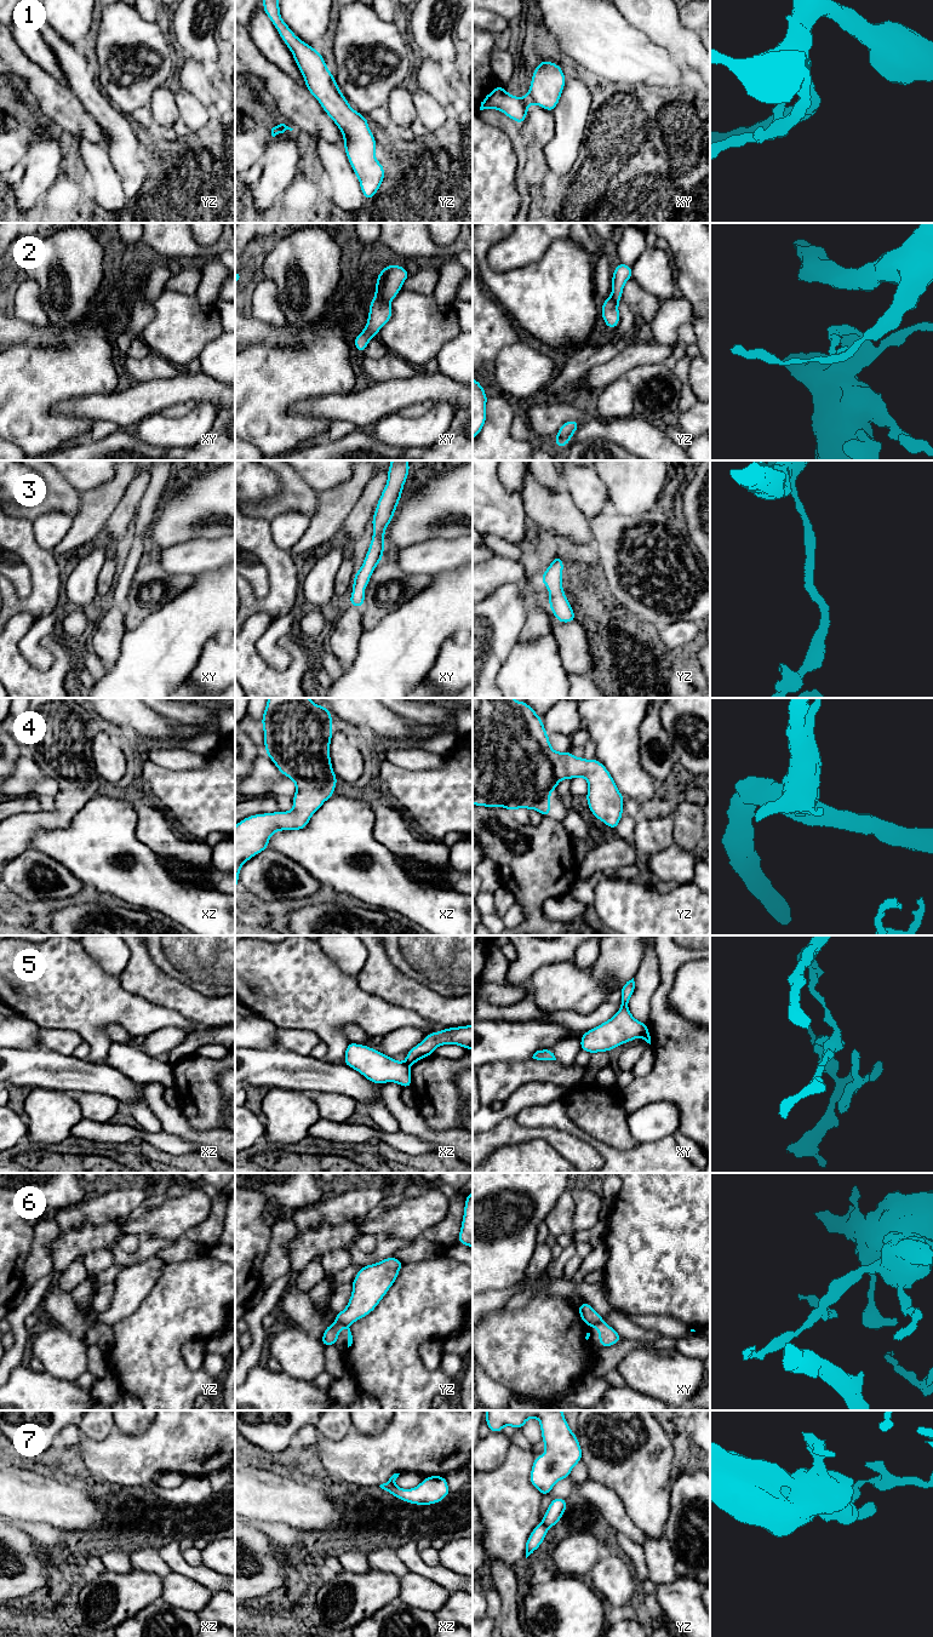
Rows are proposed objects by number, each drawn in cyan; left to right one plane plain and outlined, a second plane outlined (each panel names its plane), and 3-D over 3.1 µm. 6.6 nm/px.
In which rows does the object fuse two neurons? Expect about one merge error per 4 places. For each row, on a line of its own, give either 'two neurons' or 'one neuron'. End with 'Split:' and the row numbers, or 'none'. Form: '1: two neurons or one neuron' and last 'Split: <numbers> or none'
1: one neuron
2: two neurons
3: one neuron
4: one neuron
5: two neurons
6: two neurons
7: two neurons
Split: 2, 5, 6, 7

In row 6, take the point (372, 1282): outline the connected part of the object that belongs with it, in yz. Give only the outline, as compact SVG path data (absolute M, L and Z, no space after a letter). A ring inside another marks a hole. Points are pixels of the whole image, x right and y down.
M389 1257L379 1263L361 1266L355 1276L347 1307L336 1313L336 1322L350 1326L371 1313L397 1278L403 1263Z

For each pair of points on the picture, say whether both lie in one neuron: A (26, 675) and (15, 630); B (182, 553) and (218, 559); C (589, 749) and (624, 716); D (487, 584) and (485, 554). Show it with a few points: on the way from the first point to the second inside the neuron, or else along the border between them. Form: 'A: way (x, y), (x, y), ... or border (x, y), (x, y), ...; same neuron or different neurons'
A: way (15, 664), (12, 662), (12, 641); same neuron
B: way (190, 555), (210, 555); same neuron
C: border (590, 739), (594, 743), (596, 757); different neurons
D: border (496, 555), (485, 561); different neurons

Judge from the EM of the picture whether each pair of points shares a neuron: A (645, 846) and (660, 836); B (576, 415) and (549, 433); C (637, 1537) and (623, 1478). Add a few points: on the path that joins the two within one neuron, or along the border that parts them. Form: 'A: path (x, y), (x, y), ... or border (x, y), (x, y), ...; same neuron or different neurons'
A: path (648, 842), (657, 836); same neuron
B: path (568, 415), (564, 415), (553, 425); same neuron
C: border (620, 1498), (627, 1515), (646, 1534); different neurons

